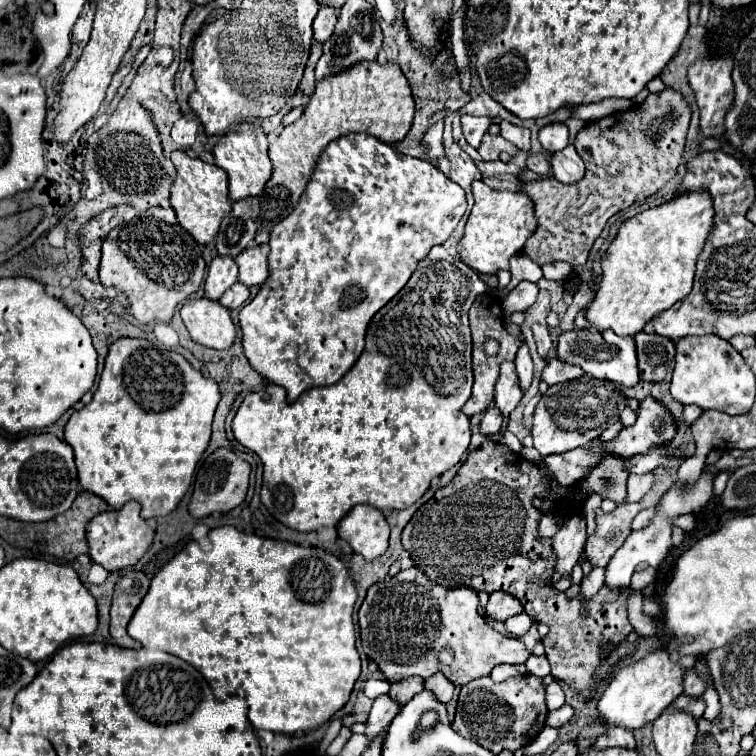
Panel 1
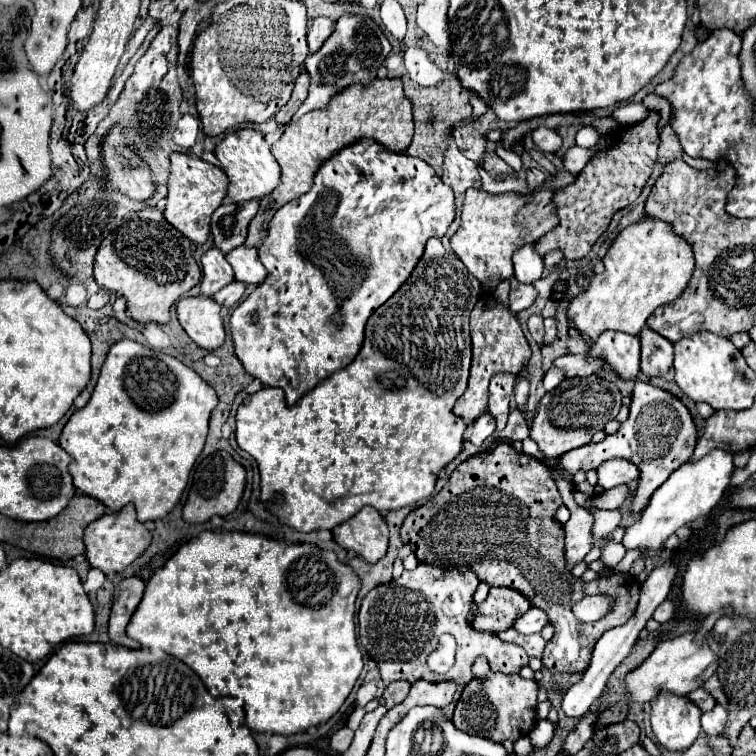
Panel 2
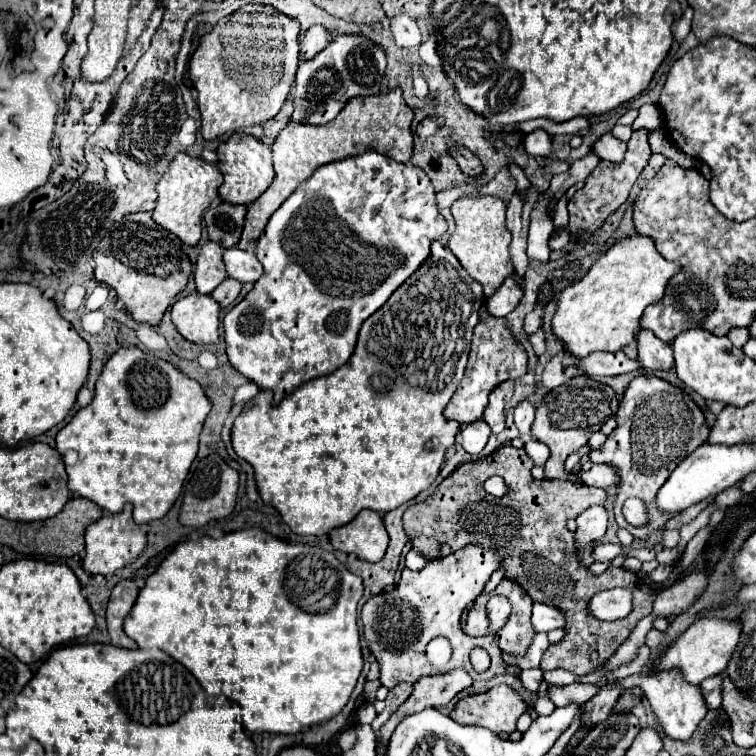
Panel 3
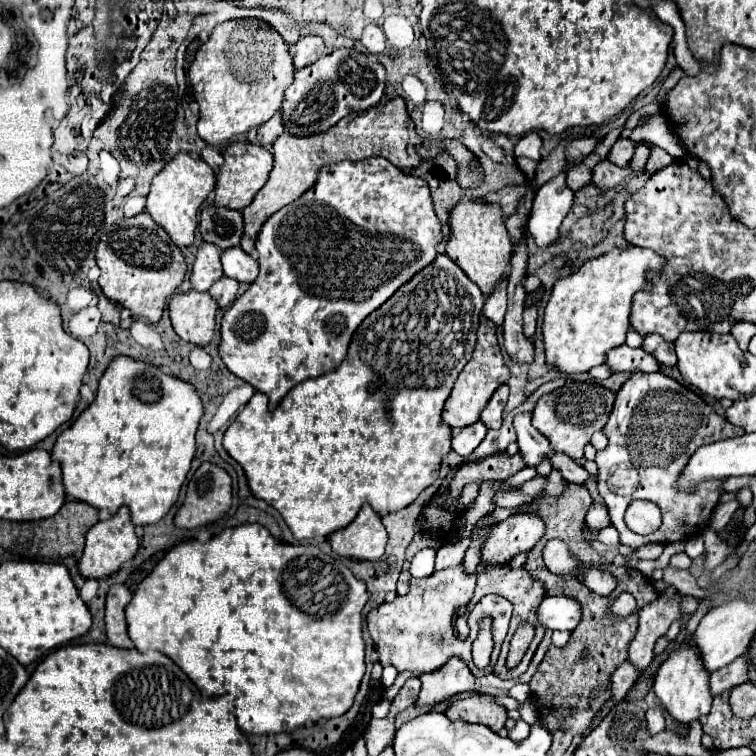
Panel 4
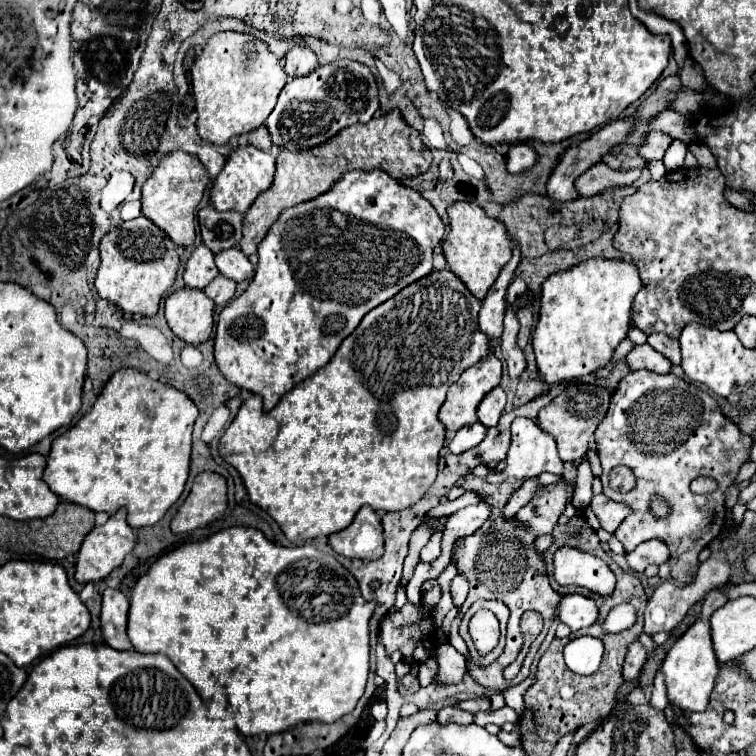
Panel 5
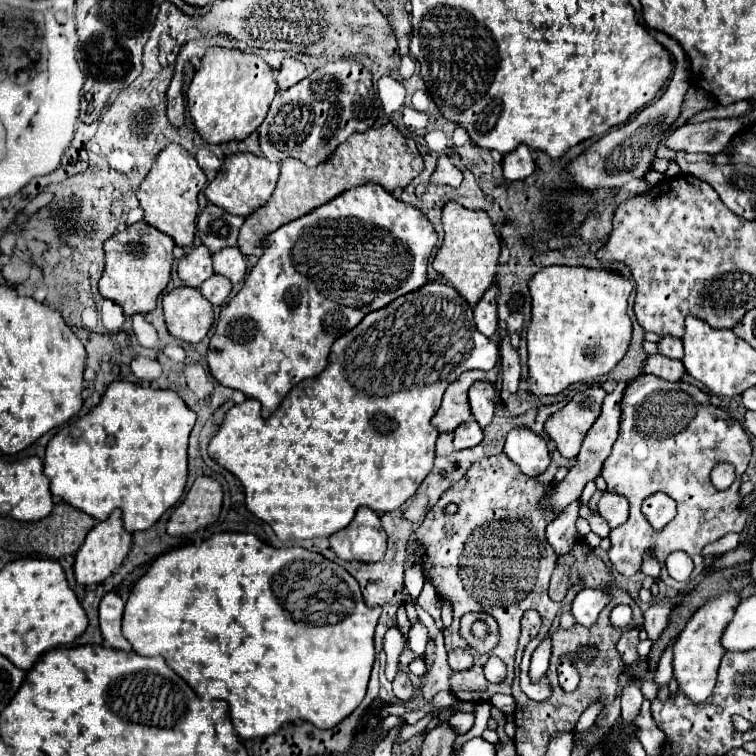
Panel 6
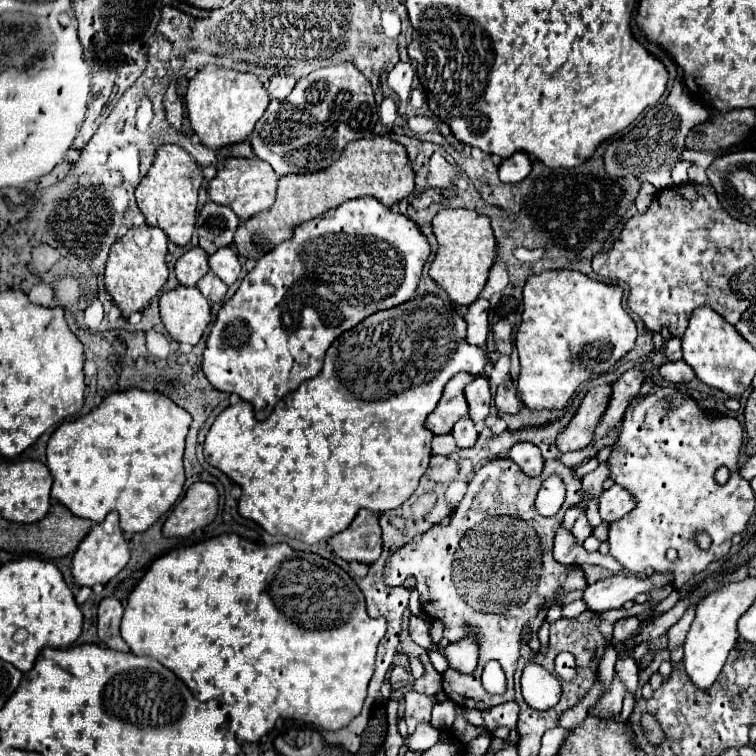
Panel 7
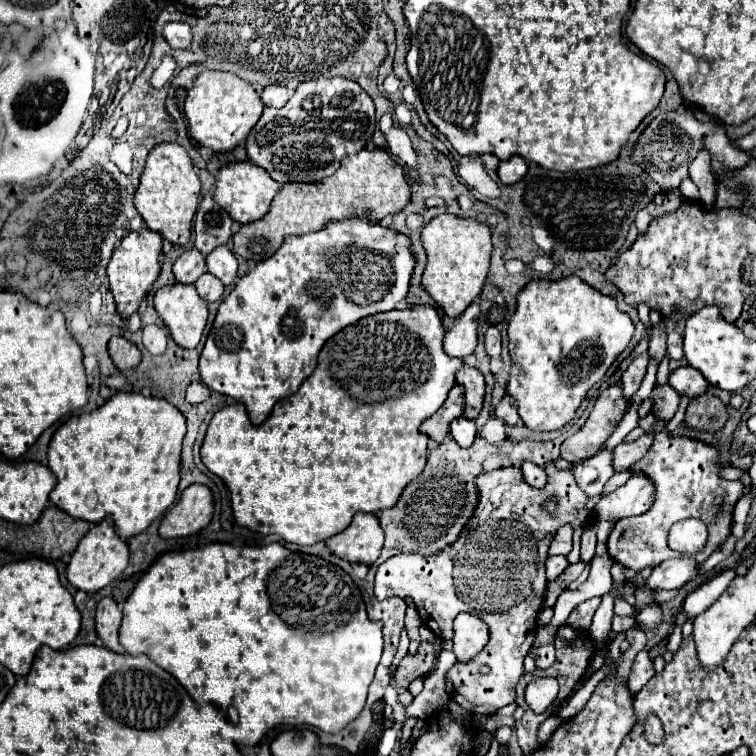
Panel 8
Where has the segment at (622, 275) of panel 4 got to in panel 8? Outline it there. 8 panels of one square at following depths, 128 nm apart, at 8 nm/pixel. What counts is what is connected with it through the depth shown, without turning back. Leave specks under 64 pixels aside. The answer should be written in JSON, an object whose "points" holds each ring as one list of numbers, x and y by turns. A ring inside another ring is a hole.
{"points":[[578,276,562,280,532,280,528,282,518,298,516,312,508,322,508,352,512,358,510,378,506,382,506,394,516,398,520,418,532,432,552,432,564,428,580,408,588,390,602,380,606,370,628,346,634,334,634,324,628,314,616,308,616,300,600,294]]}

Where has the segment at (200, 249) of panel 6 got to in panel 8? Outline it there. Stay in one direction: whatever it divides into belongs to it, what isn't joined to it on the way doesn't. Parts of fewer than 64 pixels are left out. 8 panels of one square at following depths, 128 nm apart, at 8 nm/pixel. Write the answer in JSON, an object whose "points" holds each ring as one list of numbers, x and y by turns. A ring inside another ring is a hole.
{"points":[[190,248,174,262,172,272,178,282,194,284,206,272,206,260,196,248]]}

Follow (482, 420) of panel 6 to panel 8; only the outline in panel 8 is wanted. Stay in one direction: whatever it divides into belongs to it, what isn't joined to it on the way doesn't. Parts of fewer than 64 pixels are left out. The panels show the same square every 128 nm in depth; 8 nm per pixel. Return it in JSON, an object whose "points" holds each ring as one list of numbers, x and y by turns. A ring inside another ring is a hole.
{"points":[[464,364,462,368,456,370,456,384,464,386,464,396,466,396,464,416,474,420,480,414,484,402,484,376,480,374,480,370]]}

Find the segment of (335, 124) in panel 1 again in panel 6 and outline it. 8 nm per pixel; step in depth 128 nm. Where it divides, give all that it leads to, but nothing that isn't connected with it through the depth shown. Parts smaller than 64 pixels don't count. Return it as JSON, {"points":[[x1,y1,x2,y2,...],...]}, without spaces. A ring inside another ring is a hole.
{"points":[[390,122,382,128,366,130,364,134,352,134,352,138,348,138,348,142,344,142,344,146,340,146,340,150,336,150,336,154,332,154,330,162,326,162,324,166,308,168,302,162,288,158,282,162,280,180,272,198,244,220,238,236,238,248,244,256,260,258,266,248,266,236,272,234,278,226,306,216,308,212,334,200,342,192,354,186,362,186,366,182,384,186,384,190,388,192,394,192,396,188,406,188,422,170,424,162,418,154,414,140,404,138]]}

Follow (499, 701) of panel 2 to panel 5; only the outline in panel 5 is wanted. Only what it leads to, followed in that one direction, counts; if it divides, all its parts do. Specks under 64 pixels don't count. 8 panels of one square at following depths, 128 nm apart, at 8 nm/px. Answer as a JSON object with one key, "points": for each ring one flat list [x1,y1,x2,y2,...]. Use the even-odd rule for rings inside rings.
{"points":[[490,610,476,612,470,618,468,630,470,630,470,636,472,636,472,640,476,644,476,650,480,654,488,654,498,644,498,638,500,638,498,620],[444,706,440,712,438,712,438,722,440,724,470,724,472,722,472,714,470,712,464,712,456,706]]}

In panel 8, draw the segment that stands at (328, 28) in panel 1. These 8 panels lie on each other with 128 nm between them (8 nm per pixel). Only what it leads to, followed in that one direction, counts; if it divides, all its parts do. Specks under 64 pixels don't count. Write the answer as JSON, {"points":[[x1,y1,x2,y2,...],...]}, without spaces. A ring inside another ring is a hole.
{"points":[[272,84,272,86,264,88,264,92,262,92,260,98,262,98,264,106,268,106,268,108,282,108,288,102,290,94,288,94,288,90,284,86]]}

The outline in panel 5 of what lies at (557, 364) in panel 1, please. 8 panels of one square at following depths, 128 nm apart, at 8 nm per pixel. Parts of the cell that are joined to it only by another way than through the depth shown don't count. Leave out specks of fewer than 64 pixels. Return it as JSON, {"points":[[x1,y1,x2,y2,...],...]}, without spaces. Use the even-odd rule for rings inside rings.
{"points":[[648,344,636,346,628,356,628,366,630,370,650,370,656,374,670,374,672,370,672,362,668,358,664,358,660,352,652,350]]}

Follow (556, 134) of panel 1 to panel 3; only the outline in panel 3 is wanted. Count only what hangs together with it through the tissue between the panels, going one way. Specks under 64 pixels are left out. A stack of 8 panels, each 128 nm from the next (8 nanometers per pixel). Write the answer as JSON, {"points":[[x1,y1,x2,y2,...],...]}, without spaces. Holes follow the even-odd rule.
{"points":[[534,130,524,136,524,152,528,156,542,156,546,158,552,152,552,138,544,130]]}

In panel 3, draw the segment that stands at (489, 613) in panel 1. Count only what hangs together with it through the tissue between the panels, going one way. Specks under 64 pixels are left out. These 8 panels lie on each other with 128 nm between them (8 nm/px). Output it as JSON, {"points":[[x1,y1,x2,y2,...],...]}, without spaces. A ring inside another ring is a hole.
{"points":[[504,578,494,594,502,594,512,602,512,614,508,618,508,624,498,632,498,646,502,654,510,656,524,656,530,642,534,640,534,628,530,624,530,610,532,610,532,598,528,592,520,588,518,582],[480,594,470,612,468,612,468,618,466,618,466,624,464,624,464,632,468,636,482,636,488,628,488,622,486,622,486,600,490,598,490,594]]}

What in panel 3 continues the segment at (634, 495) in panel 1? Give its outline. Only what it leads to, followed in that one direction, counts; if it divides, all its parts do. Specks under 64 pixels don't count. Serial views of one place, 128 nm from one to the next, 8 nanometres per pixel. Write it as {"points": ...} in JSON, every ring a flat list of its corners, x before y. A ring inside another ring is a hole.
{"points":[[504,446,484,460,466,462,456,472,452,472,446,480,442,480,432,496,428,496,424,502,414,504,412,508,408,508,404,512,404,530,406,530,408,538,412,540,412,548,418,554,422,554,430,560,440,558,444,554,452,554,452,552,456,552,456,550,472,544,472,542,480,542,480,546,486,546,490,550,500,550,500,554,510,554,510,556,504,558,506,576,512,578,514,582,518,582,524,590,528,590,534,602,552,604,566,614,566,636,560,644,554,644,544,652,542,662,540,662,540,670,546,672,546,670,554,670,554,668,564,668,572,674,584,676,584,674,590,674,590,672,598,670,600,666,604,666,608,662,608,658,618,650,618,646,626,642,626,638,634,630,636,622,652,612,652,604,654,604,658,592,656,592,656,588,652,590,650,584,642,582,640,576,630,572,630,570,626,570,626,582,624,582,624,568,610,568,604,574,596,576,580,562,578,548,576,548,576,542,574,542,574,534,568,530,566,522,572,520,572,518,578,518,580,512,584,512,586,508,594,506,594,504,604,504,604,500,606,500,604,490,594,488,594,486,584,486,584,484,564,480,564,478,534,480,530,470,532,470,532,460,526,454,526,450,524,448,512,448,512,446],[494,474,502,476,506,480,508,488,510,488,510,494,504,496,502,500,496,500,494,496,486,494,486,490,482,486,484,480,488,480],[618,586,626,586,626,588,632,590,634,610,624,620,616,620,616,622,596,620,588,612,588,602,592,600,592,596,596,592,602,592,602,590,608,590,608,588,618,588]]}

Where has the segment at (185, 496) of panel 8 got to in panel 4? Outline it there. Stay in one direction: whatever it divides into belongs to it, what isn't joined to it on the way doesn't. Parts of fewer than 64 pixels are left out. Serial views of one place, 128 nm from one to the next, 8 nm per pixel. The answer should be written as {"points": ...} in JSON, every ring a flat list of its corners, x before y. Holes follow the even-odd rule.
{"points":[[204,462,194,472,186,488,186,498,174,516,178,528,198,528,222,518,232,504,232,478,212,462]]}

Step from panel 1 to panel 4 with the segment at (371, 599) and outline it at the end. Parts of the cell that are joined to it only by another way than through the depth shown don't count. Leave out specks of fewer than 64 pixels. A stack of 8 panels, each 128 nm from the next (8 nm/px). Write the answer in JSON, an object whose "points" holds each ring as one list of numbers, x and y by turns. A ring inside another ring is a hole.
{"points":[[514,514,510,518,506,518,504,522,496,524,492,528,492,534,488,536,488,540,484,542,482,548,482,558,480,558,480,568,486,564,502,564,512,560,516,554,520,552,528,552,534,548,534,544,544,536,544,522,540,516,536,514],[460,564,456,568,440,570,428,578,420,578,420,580,412,578,410,594,398,596,394,602,388,602,388,604,382,604,382,606,370,610,366,622,368,622,368,630,374,640,374,646,378,650,378,656,380,656,380,664,382,666,392,664,398,672,412,670,416,674,424,674,424,672,438,670,448,658,458,656,468,664,468,668,474,676,490,674,498,660,502,642,506,638,508,624,506,624,506,628,494,630,492,660,482,670,476,668,472,662,472,654,470,654,472,636,468,638,468,642,460,642,454,632,456,608,466,606,470,602,470,596,474,594,474,584,476,584,476,572,466,574]]}

